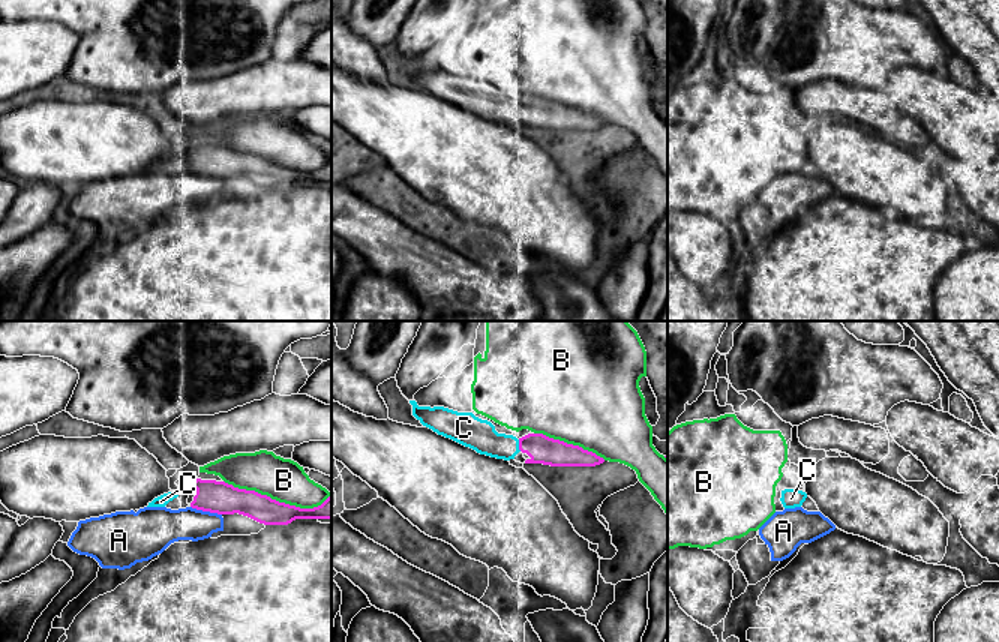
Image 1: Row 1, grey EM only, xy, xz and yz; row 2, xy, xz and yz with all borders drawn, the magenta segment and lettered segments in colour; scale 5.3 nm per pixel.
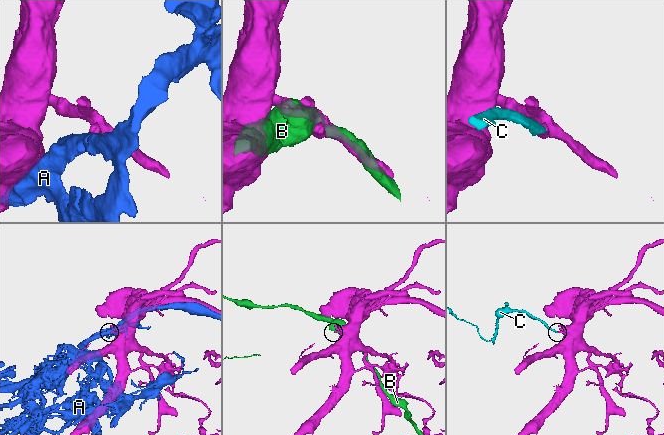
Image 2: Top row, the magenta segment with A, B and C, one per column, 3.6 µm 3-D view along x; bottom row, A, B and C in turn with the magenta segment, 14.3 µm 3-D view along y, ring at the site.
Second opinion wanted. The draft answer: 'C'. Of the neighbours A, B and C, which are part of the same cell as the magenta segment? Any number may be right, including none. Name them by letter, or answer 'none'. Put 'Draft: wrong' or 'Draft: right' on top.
Draft: right
C

